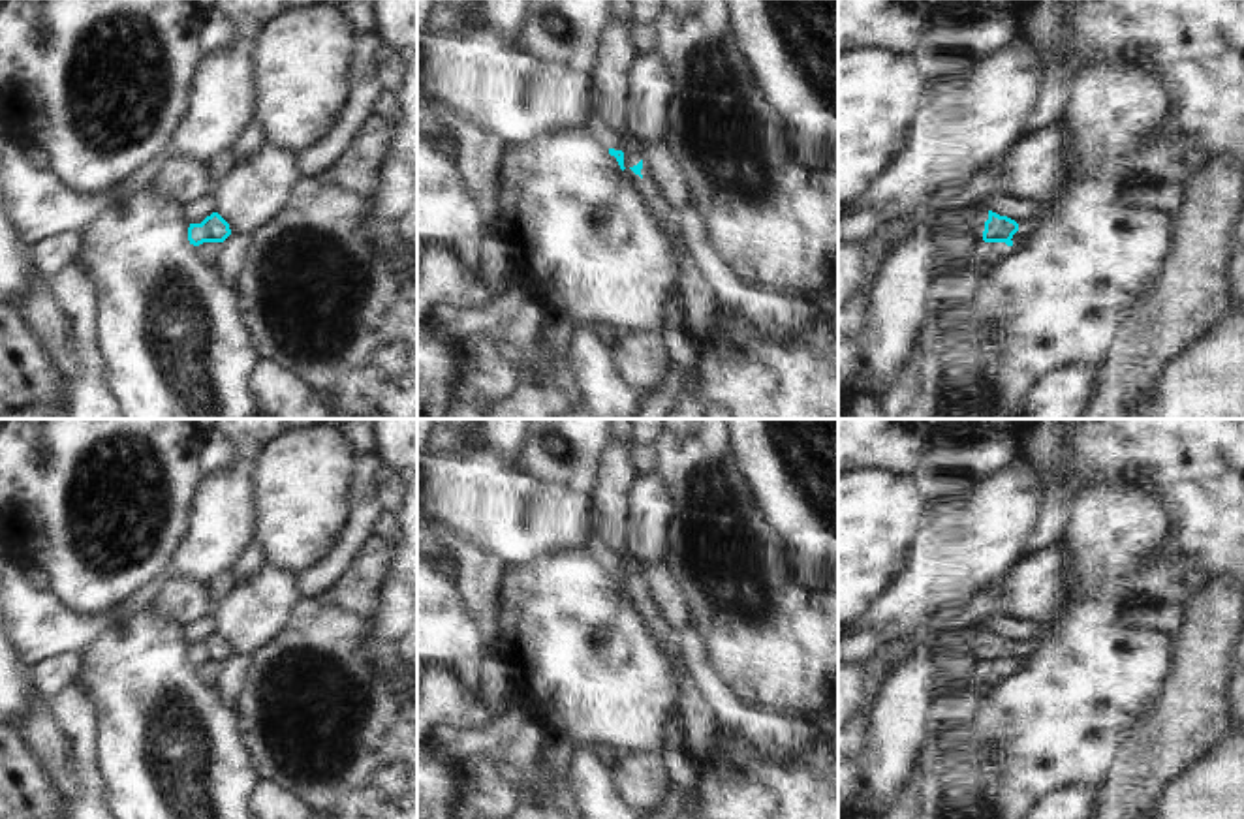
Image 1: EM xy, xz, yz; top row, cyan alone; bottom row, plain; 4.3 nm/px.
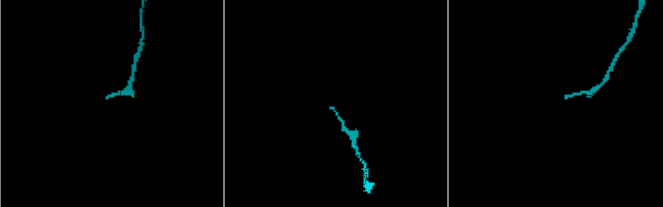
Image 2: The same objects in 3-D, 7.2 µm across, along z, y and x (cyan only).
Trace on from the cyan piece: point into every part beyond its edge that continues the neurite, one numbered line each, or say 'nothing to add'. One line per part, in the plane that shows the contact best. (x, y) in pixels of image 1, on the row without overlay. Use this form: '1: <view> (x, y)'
1: yz (921, 637)

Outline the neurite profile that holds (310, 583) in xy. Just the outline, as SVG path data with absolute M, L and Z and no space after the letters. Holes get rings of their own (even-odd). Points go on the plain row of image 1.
M370 453L353 458L346 526L329 556L295 577L301 599L314 599L331 588L372 537L372 524L381 511L372 487L376 464L378 460Z

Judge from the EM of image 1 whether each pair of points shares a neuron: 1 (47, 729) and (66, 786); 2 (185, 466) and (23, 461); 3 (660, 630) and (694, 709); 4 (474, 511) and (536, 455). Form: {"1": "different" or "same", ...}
{"1": "same", "2": "same", "3": "same", "4": "different"}

